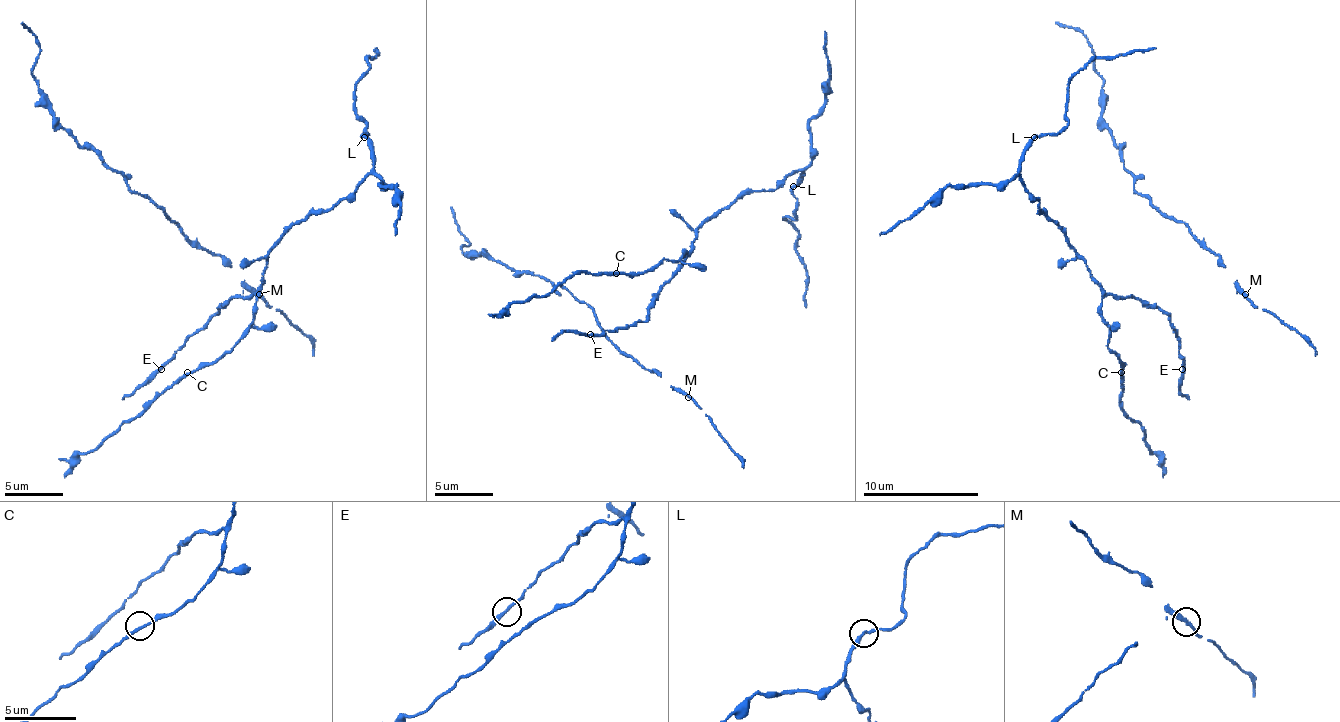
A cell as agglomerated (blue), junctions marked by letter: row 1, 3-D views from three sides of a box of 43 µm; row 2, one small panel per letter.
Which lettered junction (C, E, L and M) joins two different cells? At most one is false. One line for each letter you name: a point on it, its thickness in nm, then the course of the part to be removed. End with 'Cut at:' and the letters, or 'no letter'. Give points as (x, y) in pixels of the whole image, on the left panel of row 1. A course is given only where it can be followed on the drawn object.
Cut at: no letter

